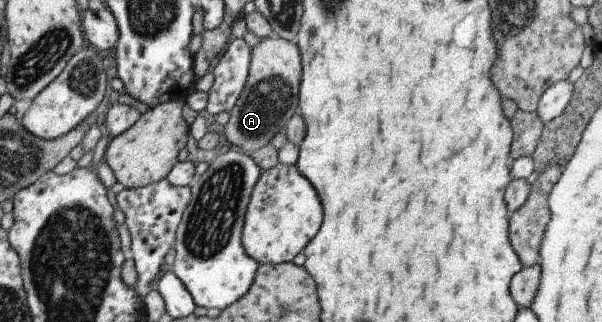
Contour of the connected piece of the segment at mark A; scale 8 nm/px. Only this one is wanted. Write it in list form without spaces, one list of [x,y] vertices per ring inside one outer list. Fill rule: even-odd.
[[[271,36],[259,39],[259,42],[250,48],[249,70],[239,98],[229,110],[229,118],[223,124],[221,132],[229,144],[233,144],[243,150],[243,154],[251,156],[258,148],[269,145],[271,138],[277,133],[284,133],[287,122],[297,112],[298,88],[299,88],[299,58],[300,54],[296,43]]]

